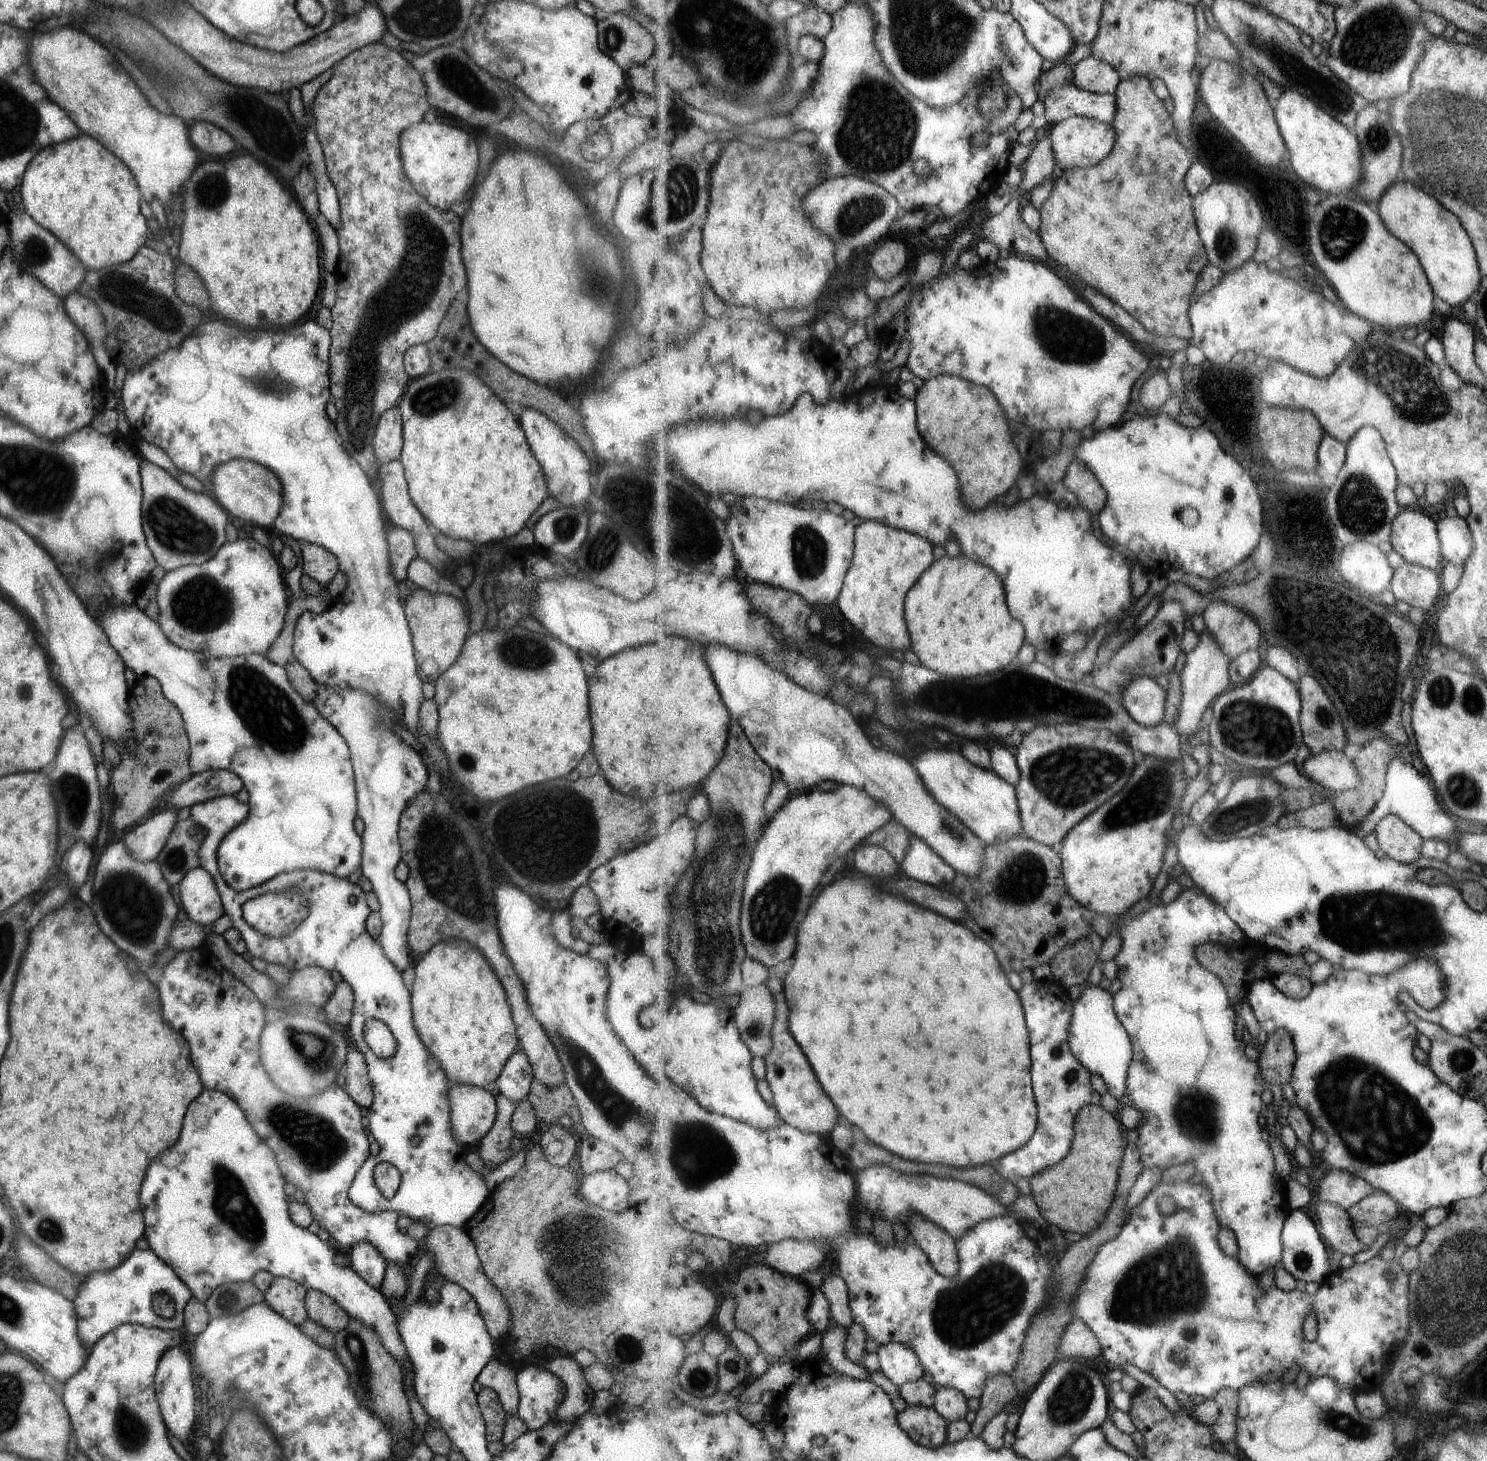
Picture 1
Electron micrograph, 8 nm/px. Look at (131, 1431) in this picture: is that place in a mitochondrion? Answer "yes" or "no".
yes

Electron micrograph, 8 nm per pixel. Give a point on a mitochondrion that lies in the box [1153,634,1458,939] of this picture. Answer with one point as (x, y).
(1252, 729)

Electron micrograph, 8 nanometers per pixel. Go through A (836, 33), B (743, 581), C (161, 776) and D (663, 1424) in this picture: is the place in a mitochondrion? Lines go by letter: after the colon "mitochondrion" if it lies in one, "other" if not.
A: other
B: other
C: other
D: other

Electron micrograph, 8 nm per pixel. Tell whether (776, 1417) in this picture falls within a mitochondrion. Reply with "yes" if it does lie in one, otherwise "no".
no

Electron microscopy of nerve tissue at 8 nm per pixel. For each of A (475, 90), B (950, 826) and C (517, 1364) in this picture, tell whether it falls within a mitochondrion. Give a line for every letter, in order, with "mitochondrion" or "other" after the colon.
A: mitochondrion
B: mitochondrion
C: other

